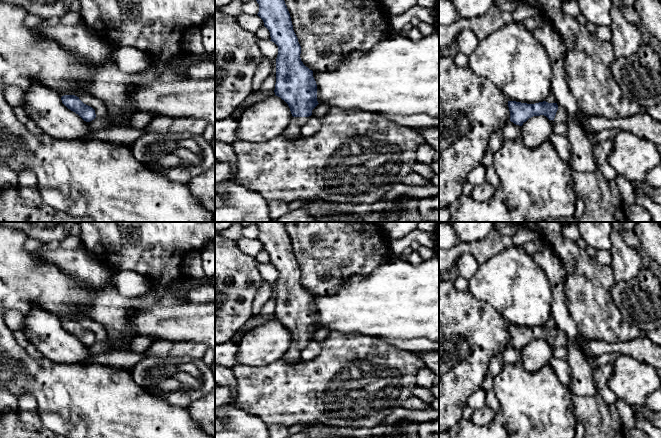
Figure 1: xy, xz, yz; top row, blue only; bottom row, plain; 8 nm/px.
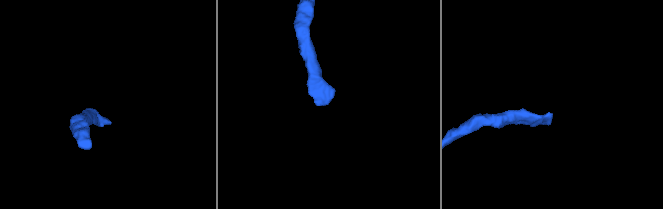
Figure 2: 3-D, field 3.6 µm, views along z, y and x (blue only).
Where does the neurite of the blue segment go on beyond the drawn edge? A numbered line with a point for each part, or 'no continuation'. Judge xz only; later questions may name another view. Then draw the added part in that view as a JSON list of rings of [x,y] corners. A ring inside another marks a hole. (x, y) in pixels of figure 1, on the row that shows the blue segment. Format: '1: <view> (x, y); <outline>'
1: xz (293, 132); [[[292,117],[290,124],[283,134],[290,140],[297,140],[304,137],[301,128],[306,121],[307,117]]]

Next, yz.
1: yz (561, 116); [[[558,107],[558,110],[554,118],[554,122],[555,123],[566,123],[568,120],[569,120],[569,115],[566,113],[566,111],[563,108]]]

